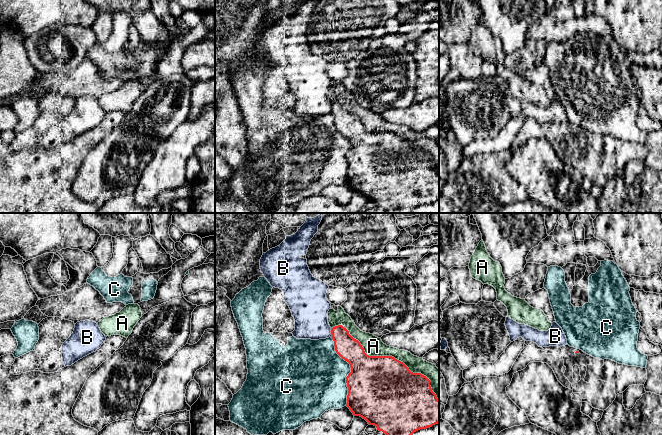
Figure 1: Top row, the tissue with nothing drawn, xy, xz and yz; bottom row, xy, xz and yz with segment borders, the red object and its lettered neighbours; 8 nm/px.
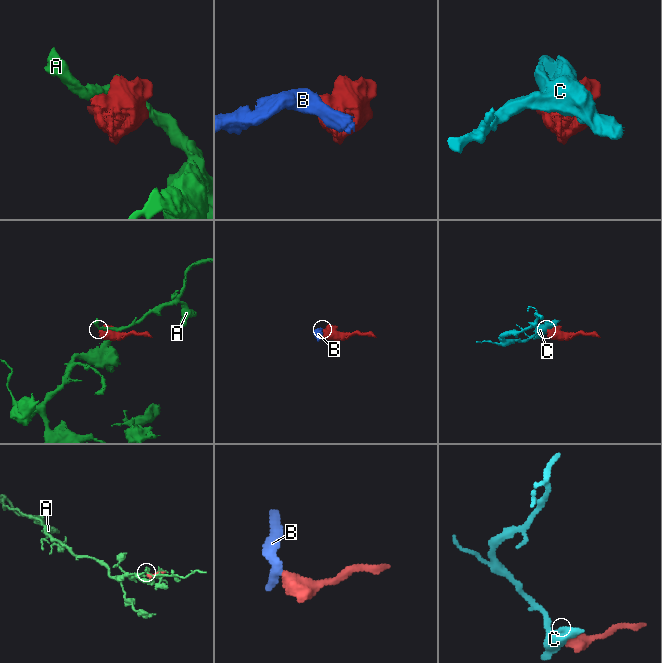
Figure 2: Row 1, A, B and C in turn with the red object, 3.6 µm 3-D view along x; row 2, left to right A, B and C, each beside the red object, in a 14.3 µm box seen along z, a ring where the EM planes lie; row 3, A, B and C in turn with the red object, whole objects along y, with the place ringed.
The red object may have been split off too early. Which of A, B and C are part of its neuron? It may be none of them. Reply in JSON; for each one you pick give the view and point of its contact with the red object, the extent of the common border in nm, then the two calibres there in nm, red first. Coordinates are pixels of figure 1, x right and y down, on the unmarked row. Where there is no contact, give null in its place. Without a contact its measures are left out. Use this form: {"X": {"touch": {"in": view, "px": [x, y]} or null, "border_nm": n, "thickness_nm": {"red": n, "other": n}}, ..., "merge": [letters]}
{"merge": []}

